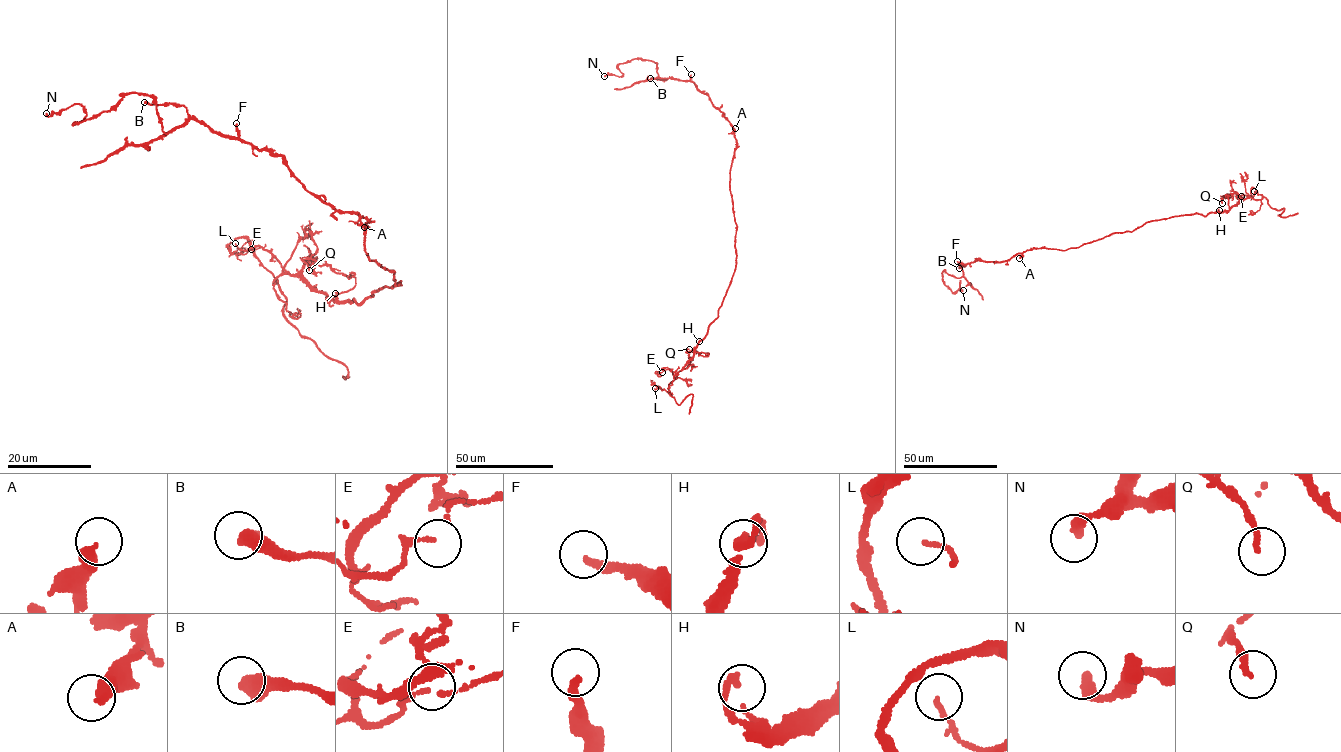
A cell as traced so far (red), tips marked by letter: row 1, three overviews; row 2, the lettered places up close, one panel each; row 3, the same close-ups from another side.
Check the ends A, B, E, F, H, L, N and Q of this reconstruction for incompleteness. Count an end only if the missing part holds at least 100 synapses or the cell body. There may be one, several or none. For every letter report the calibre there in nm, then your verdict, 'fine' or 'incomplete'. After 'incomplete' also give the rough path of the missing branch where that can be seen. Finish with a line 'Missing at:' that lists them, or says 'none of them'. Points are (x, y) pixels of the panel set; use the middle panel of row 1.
A: 360 nm | fine
B: 500 nm | fine
E: 150 nm | fine
F: 260 nm | fine
H: 200 nm | fine
L: 130 nm | fine
N: 320 nm | fine
Q: 170 nm | fine
Missing at: none of them

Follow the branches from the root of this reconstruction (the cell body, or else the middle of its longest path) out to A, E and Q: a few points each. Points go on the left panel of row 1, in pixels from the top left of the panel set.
A: (378, 263), (375, 259), (370, 260), (364, 249), (364, 224), (368, 222), (362, 216), (360, 225), (364, 227)
E: (378, 263), (400, 285), (371, 292), (358, 304), (339, 303), (260, 246), (239, 248), (242, 254), (251, 249)
Q: (378, 263), (400, 285), (371, 292), (358, 304), (329, 300), (352, 288), (354, 277), (305, 258), (309, 270)

